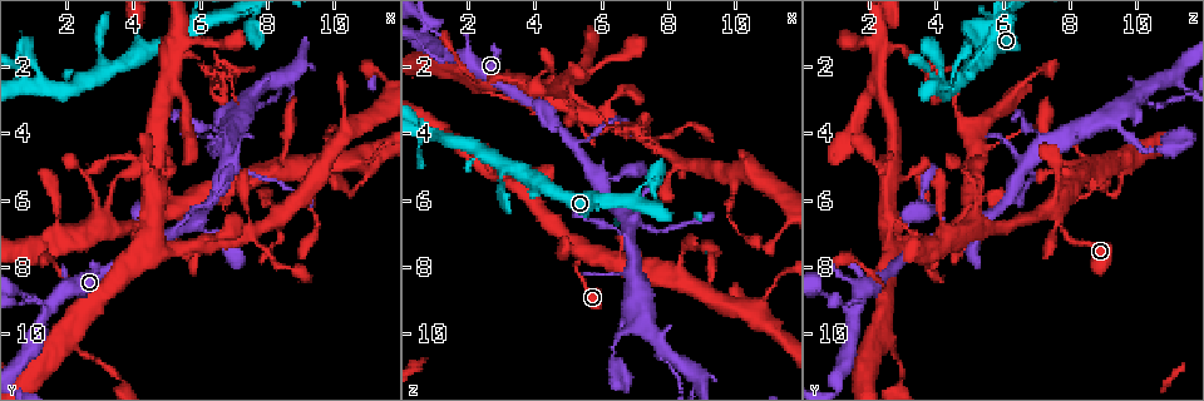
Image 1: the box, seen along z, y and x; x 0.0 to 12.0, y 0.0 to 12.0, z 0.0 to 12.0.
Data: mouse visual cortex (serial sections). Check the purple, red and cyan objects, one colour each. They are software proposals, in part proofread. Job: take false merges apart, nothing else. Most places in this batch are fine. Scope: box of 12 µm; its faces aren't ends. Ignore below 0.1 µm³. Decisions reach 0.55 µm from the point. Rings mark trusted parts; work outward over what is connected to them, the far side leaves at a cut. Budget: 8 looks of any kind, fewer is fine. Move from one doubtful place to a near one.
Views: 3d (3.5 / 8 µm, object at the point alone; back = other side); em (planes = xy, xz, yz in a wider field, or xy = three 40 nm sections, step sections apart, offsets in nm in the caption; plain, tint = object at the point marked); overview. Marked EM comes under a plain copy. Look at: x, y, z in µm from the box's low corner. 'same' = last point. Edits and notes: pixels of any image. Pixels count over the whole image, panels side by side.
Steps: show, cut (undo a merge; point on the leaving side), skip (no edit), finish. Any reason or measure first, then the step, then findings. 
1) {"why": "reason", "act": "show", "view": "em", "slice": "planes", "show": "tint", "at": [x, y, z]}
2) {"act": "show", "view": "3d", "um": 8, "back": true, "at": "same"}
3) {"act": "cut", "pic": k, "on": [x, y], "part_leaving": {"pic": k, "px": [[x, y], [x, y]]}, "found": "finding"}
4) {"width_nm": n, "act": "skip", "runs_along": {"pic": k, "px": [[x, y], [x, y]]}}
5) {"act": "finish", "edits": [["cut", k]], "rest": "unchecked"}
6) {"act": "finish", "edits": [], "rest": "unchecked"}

{"why": "side arm on a straight run", "act": "show", "view": "3d", "um": 3.5, "at": [4.4, 1.6, 5.7]}

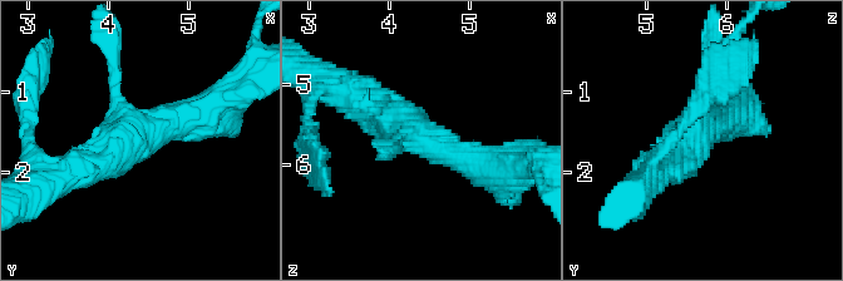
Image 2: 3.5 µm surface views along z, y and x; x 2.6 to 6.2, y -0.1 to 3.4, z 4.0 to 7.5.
{"arm_widths_nm": [100, 450, 450], "act": "skip", "runs_along": {"pic": 2, "px": [[489, 169], [424, 141], [355, 95]]}, "found": "continuous, no second cell"}

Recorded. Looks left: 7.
{"why": "four arms meet", "act": "show", "view": "3d", "um": 3.5, "at": [1.3, 9.3, 1.6]}

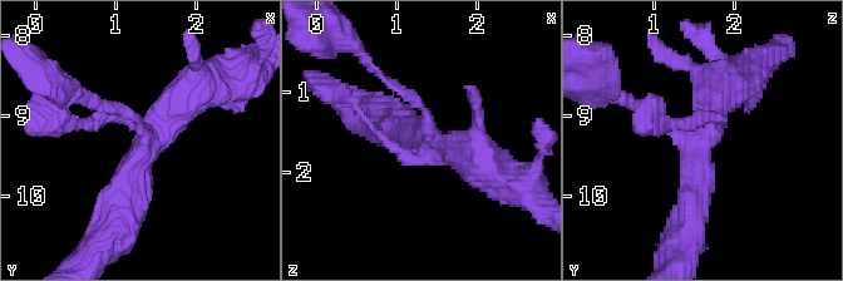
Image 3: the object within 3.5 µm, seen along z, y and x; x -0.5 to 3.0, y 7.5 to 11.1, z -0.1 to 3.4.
{"arms": 4, "arm_widths_nm": [150, 150, 400, 500], "act": "show", "view": "em", "slice": "planes", "show": "tint", "at": [1.35, 9.35, 1.60]}

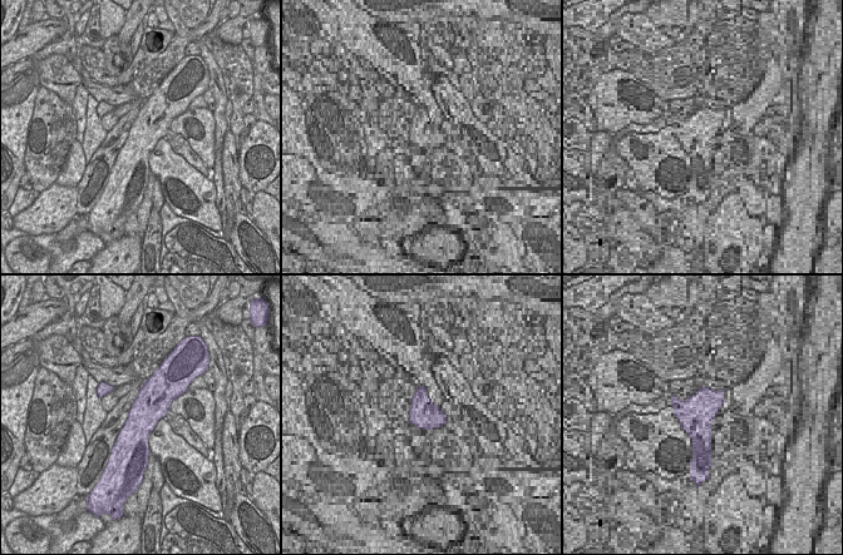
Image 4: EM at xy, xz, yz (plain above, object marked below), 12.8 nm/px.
{"act": "show", "view": "em", "slice": "xy", "step": 5, "show": "tint", "at": "same"}

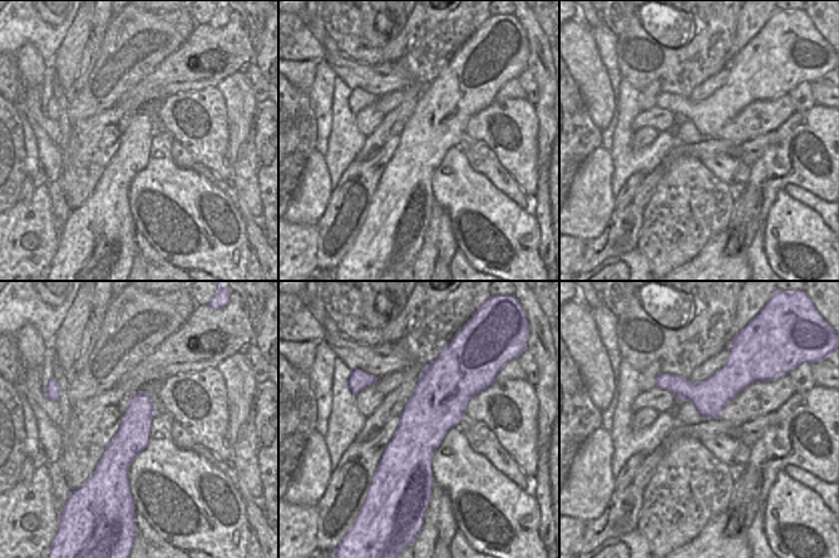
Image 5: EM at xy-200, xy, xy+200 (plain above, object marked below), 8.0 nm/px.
{"act": "skip", "runs_along": {"pic": 3, "px": [[203, 85], [146, 143], [118, 216]]}, "found": "all the same cell"}

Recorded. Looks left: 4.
{"why": "abrupt turn", "act": "show", "view": "3d", "um": 3.5, "at": [5.3, 7.2, 7.9]}

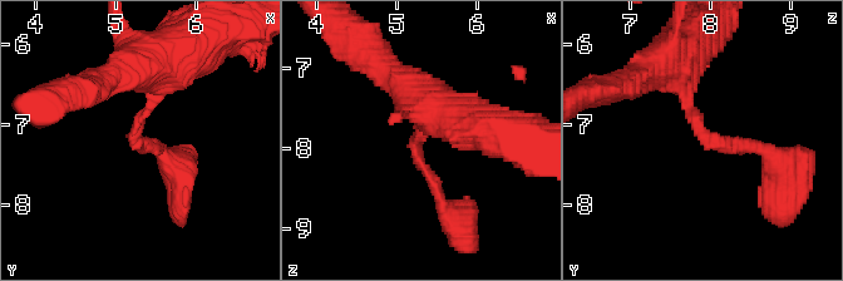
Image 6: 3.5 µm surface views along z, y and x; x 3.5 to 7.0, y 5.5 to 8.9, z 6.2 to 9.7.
{"act": "show", "view": "em", "slice": "xy", "step": 3, "show": "tint", "at": [5.25, 7.20, 7.95]}

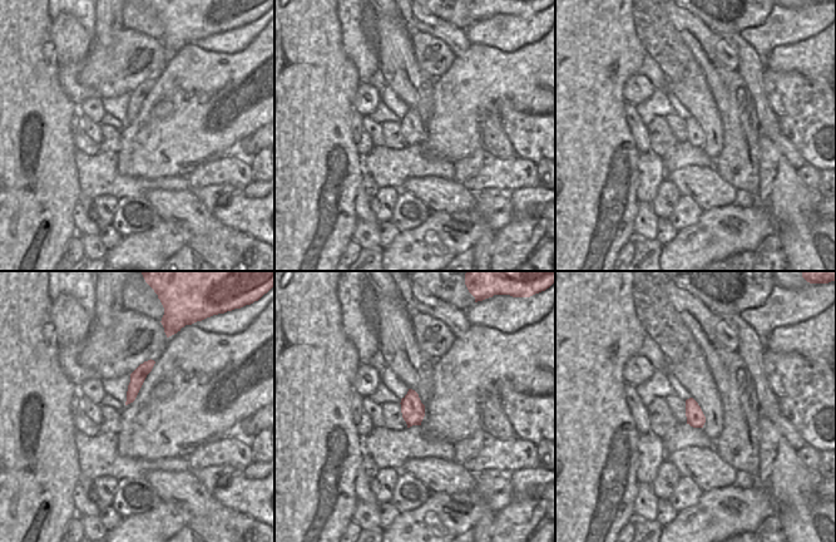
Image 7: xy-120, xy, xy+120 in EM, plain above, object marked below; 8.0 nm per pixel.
{"act": "show", "view": "em", "slice": "xy", "step": 5, "show": "tint", "at": "same"}

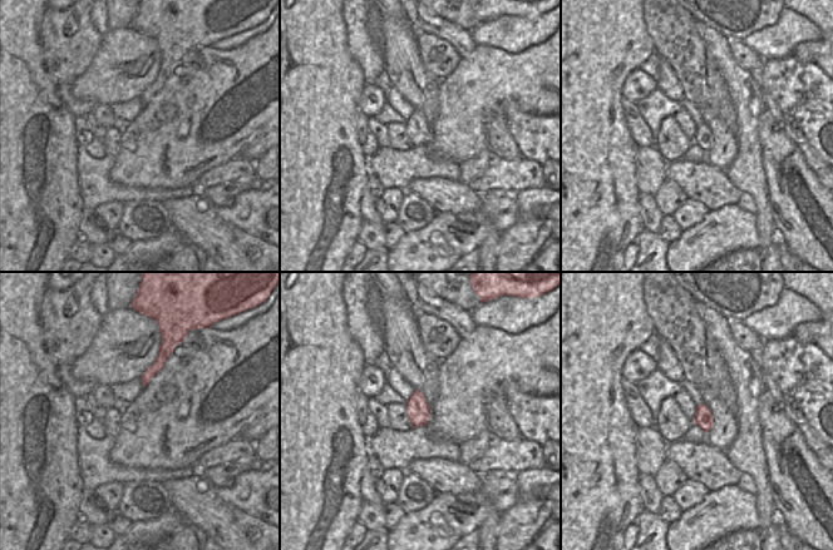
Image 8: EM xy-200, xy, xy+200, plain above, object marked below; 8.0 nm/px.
{"width_nm": 180, "act": "skip", "runs_along": {"pic": 6, "px": [[775, 161], [705, 138], [680, 73]]}, "found": "all the same cell"}

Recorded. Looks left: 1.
{"act": "finish", "edits": [], "rest": "unchecked"}

